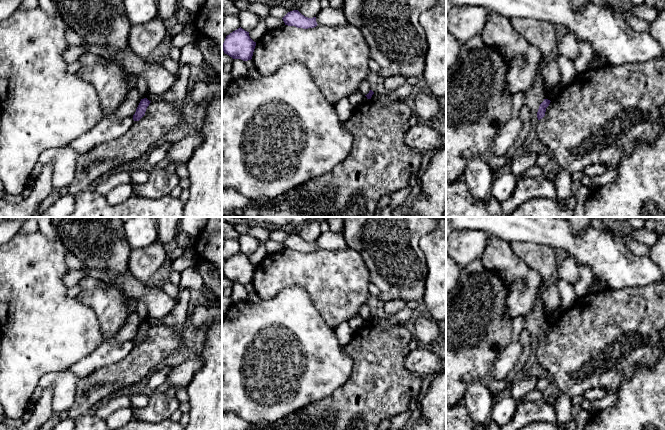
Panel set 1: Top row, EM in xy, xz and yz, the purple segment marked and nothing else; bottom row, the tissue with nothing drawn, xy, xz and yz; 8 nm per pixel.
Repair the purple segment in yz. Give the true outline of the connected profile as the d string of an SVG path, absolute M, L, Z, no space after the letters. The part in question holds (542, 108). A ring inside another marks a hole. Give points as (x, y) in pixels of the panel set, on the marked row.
M544 99L544 101L540 104L537 112L538 120L542 119L545 116L546 108L549 106L550 102L550 100Z

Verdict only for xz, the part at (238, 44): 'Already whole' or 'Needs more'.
Already whole

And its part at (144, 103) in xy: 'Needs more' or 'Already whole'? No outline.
Already whole

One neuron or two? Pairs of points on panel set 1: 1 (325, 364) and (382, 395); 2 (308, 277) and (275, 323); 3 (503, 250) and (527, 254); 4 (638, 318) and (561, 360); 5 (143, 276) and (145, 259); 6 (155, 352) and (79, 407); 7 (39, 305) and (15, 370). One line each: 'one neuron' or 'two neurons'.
1: two neurons
2: two neurons
3: two neurons
4: one neuron
5: one neuron
6: one neuron
7: one neuron

